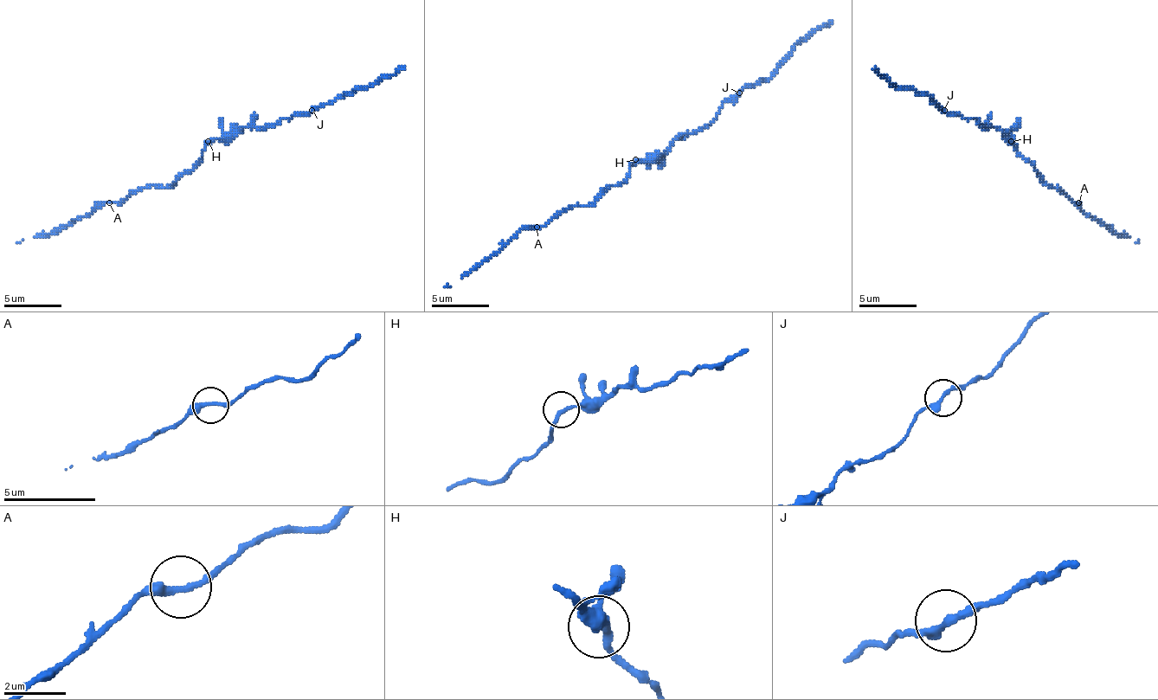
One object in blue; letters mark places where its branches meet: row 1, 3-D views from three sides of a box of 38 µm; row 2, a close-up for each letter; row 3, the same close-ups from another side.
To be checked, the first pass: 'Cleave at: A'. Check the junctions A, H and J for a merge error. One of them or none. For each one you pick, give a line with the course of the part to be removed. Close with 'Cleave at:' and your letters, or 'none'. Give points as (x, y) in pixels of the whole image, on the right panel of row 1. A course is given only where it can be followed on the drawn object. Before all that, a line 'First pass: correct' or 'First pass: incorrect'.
First pass: incorrect
Cleave at: none

